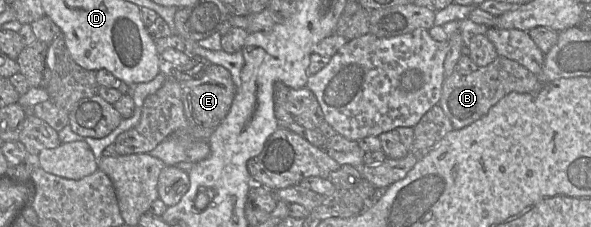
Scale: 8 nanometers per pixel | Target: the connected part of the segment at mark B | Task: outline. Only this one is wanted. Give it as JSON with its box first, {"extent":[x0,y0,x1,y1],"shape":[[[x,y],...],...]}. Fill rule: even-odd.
{"extent":[440,56,539,129],"shape":[[[499,56],[490,64],[469,74],[454,71],[445,77],[442,85],[440,107],[454,129],[462,129],[486,115],[489,109],[512,92],[529,93],[539,86],[536,75],[518,62]]]}

